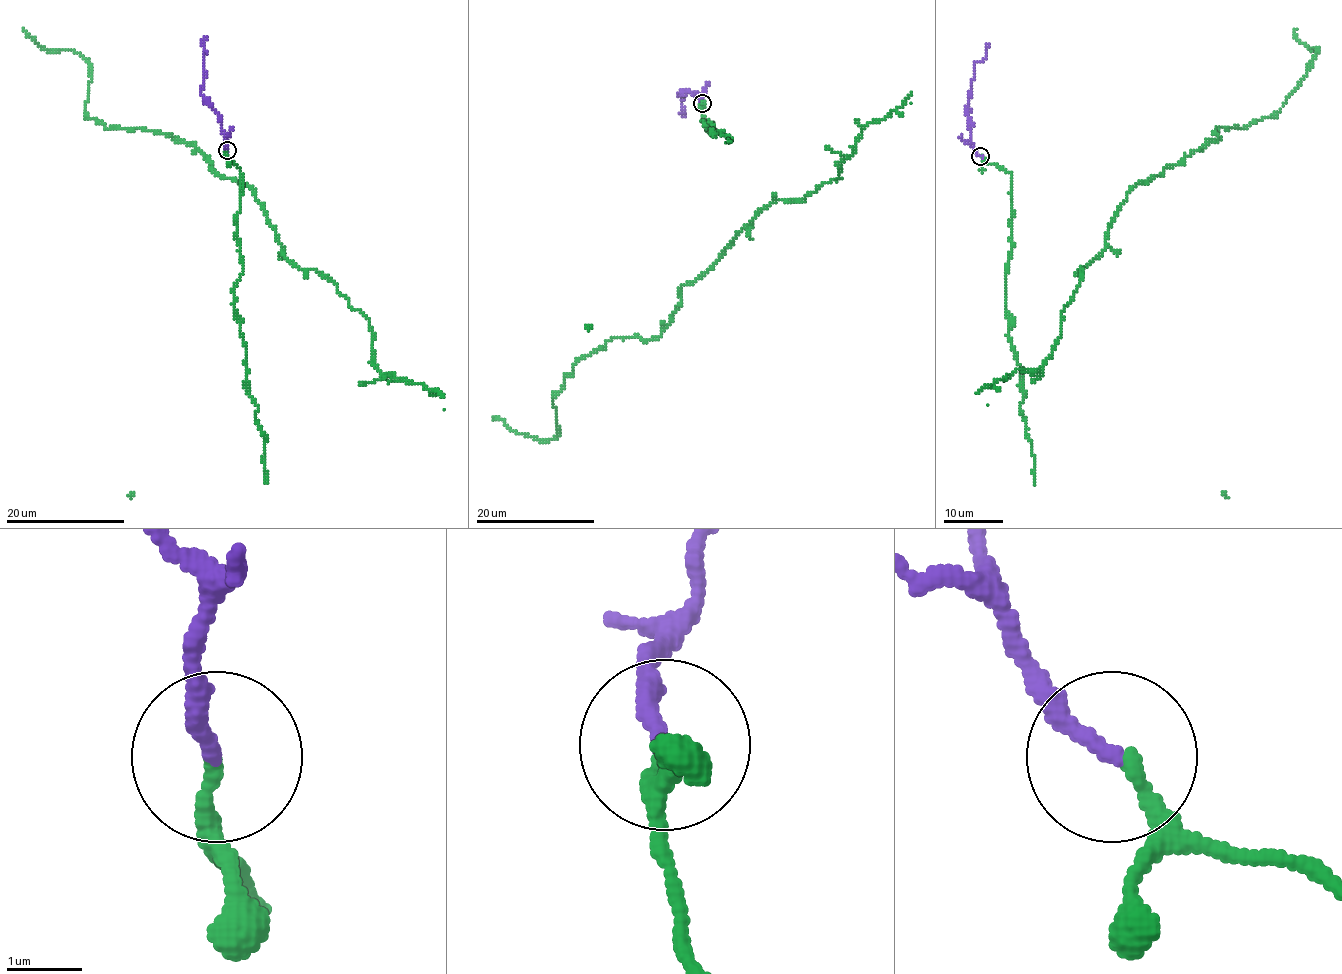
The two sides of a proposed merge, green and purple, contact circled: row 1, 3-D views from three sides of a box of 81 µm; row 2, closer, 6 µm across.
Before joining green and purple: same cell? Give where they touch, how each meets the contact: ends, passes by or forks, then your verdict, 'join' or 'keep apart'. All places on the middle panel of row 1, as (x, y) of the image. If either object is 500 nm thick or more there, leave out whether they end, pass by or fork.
at (702, 103); green ends there; purple ends there; join

